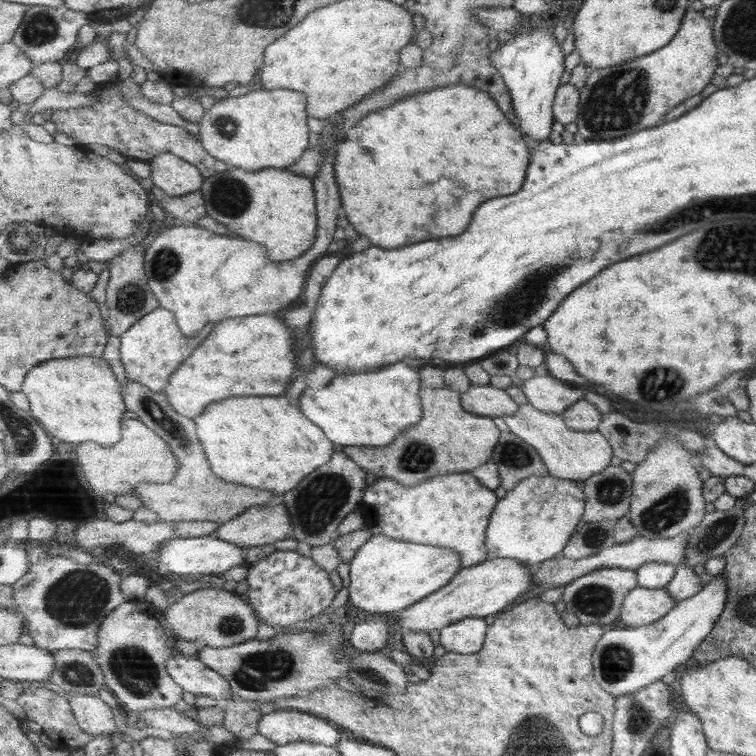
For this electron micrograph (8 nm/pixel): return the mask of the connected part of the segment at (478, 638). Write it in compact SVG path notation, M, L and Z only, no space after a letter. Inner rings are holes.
M469 616L440 630L440 644L447 652L476 655L484 647L488 628L483 618Z

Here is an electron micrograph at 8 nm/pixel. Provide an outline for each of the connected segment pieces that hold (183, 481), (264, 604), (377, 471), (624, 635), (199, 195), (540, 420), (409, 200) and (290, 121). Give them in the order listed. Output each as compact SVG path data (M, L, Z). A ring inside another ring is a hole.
M128 379L122 391L128 411L136 414L138 419L161 436L169 444L169 448L173 448L173 454L177 456L177 460L181 460L181 472L177 472L176 478L171 482L145 483L135 492L142 504L154 511L160 521L171 523L208 521L223 524L240 516L252 506L271 504L274 494L270 490L247 488L243 484L223 482L211 470L209 460L203 452L201 440L197 436L195 422L187 416L181 416L175 408L172 408L165 393L155 393L147 386Z
M274 551L248 567L248 591L244 595L249 604L256 609L256 615L261 622L274 628L305 625L315 618L322 617L330 611L337 591L334 582L321 565L311 557L302 556L297 551Z
M423 386L421 390L422 406L425 408L425 420L409 428L405 434L397 436L393 444L385 447L353 447L347 446L343 452L353 461L362 466L368 473L372 472L377 478L393 478L405 486L417 486L427 478L441 476L441 474L471 473L471 470L492 461L495 448L500 443L502 432L497 428L491 417L476 416L467 412L461 404L461 395L455 390L445 388L431 388Z
M717 574L705 586L673 605L659 620L640 627L610 629L600 636L591 654L592 675L596 683L612 697L631 695L659 681L677 666L683 666L709 634L727 600L725 579Z
M153 186L152 194L154 202L163 208L167 214L192 224L198 218L206 217L206 202L202 189L183 196L169 196L163 189Z
M529 403L519 406L516 414L502 419L512 433L523 438L540 453L551 476L582 482L608 467L611 458L610 444L607 444L608 440L596 430L585 432L569 428L561 415L541 412Z
M465 83L420 92L368 114L348 132L336 151L337 182L351 224L381 248L401 248L431 238L463 234L479 204L489 198L515 194L523 188L531 154L523 131L511 122L488 92ZM413 146L429 146L429 160L435 164L427 166L427 174L433 178L423 178L417 174L417 168L413 168L415 162L409 152ZM441 164L443 178L437 174Z
M261 88L251 92L241 90L236 96L217 100L210 109L202 112L198 138L211 156L228 165L251 172L265 168L287 168L295 164L315 142L308 117L308 96L304 92L286 88Z

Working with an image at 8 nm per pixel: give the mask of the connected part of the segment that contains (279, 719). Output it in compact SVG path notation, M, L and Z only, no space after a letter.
M276 709L274 713L264 714L259 721L258 732L281 746L297 741L336 746L345 737L324 717L297 710Z

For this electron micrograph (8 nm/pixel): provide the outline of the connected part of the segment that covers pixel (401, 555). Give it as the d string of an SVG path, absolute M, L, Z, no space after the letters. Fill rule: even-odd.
M375 535L363 543L350 563L349 600L370 613L395 613L440 591L462 569L461 555L452 548L395 540Z

